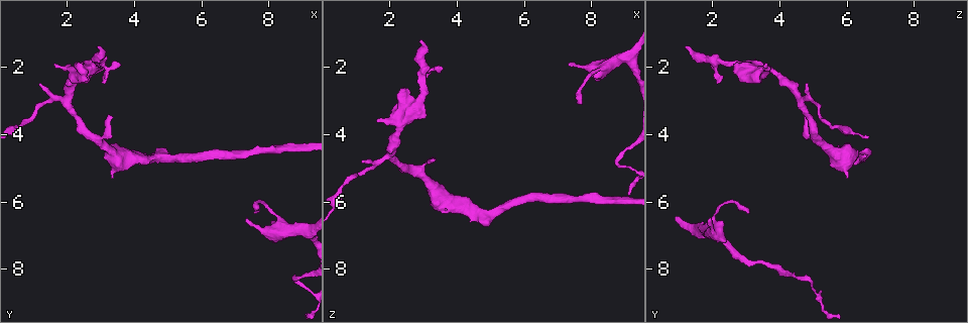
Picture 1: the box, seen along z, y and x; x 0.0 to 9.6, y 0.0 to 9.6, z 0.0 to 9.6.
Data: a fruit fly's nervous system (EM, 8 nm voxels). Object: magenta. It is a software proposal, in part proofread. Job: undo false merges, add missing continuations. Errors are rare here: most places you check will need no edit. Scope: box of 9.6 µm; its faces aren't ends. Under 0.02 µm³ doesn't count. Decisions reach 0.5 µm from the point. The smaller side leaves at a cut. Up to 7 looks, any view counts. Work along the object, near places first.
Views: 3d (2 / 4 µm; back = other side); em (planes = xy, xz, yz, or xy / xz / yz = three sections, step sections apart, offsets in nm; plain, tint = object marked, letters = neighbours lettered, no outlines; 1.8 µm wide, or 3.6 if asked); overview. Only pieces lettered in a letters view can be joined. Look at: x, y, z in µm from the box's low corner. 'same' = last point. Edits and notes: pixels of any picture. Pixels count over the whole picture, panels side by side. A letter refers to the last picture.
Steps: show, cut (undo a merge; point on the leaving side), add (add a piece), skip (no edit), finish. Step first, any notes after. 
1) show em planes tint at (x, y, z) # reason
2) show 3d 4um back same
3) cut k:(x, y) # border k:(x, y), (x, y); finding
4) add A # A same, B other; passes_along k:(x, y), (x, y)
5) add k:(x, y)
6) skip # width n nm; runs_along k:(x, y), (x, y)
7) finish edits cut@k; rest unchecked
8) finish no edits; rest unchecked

show 3d 2um at (7.60, 6.35, 3.15) # free end

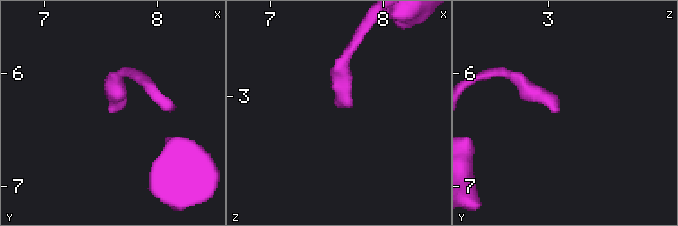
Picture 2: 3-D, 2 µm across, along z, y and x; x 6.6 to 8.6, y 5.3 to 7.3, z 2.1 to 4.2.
show em xy step 16 tint at (7.60, 6.38, 3.10) # shape alone is not enough

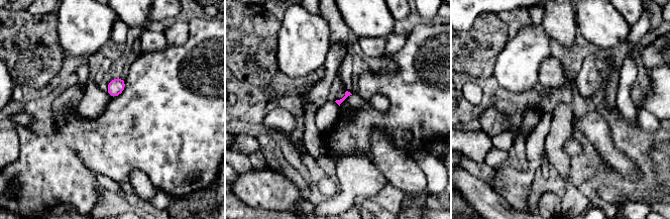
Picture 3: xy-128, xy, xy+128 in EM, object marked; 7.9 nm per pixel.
show em xz step 16 letters same # another direction

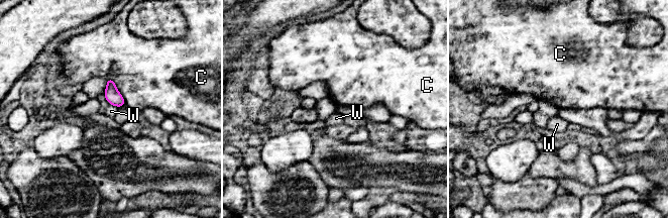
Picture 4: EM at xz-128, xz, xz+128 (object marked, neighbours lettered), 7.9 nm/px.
skip # C other, W other; border 4:(107, 77), (113, 80), (125, 105); no lettered piece goes on from it

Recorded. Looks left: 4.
show 3d 2um at (9.05, 6.85, 1.80) # three arms meet

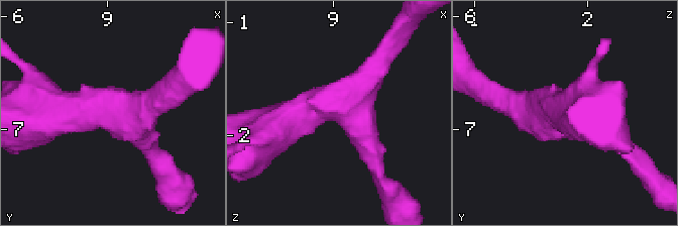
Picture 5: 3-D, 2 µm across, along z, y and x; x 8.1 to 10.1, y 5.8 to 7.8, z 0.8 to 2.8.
show em planes letters at (9.10, 6.90, 1.74) # arms 3; arm_widths 170, 200, 440 nm

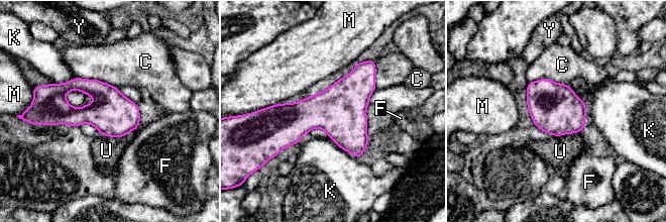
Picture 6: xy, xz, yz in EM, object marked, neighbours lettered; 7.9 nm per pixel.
skip # C other, F other, K other, M other, U other, Y other; one cell here

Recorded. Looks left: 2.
show em xz step 8 tint at (1.60, 1.90, 3.65) # branch stops here

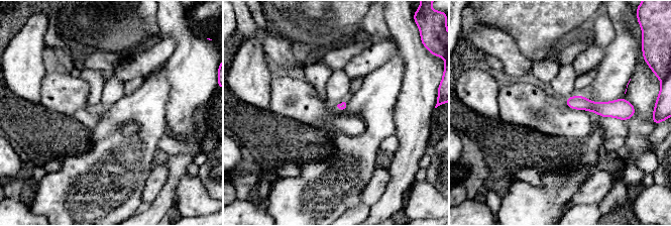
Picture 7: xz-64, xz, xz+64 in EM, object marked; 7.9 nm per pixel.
show em planes letters same

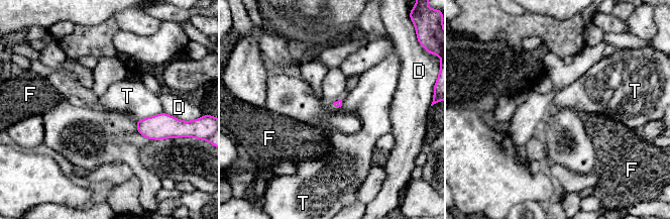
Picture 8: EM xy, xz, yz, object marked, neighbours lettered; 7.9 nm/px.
skip # D other, F other, T other; border 8:(162, 111), (136, 120); none of them fits

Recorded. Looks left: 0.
finish no edits; rest unchecked

